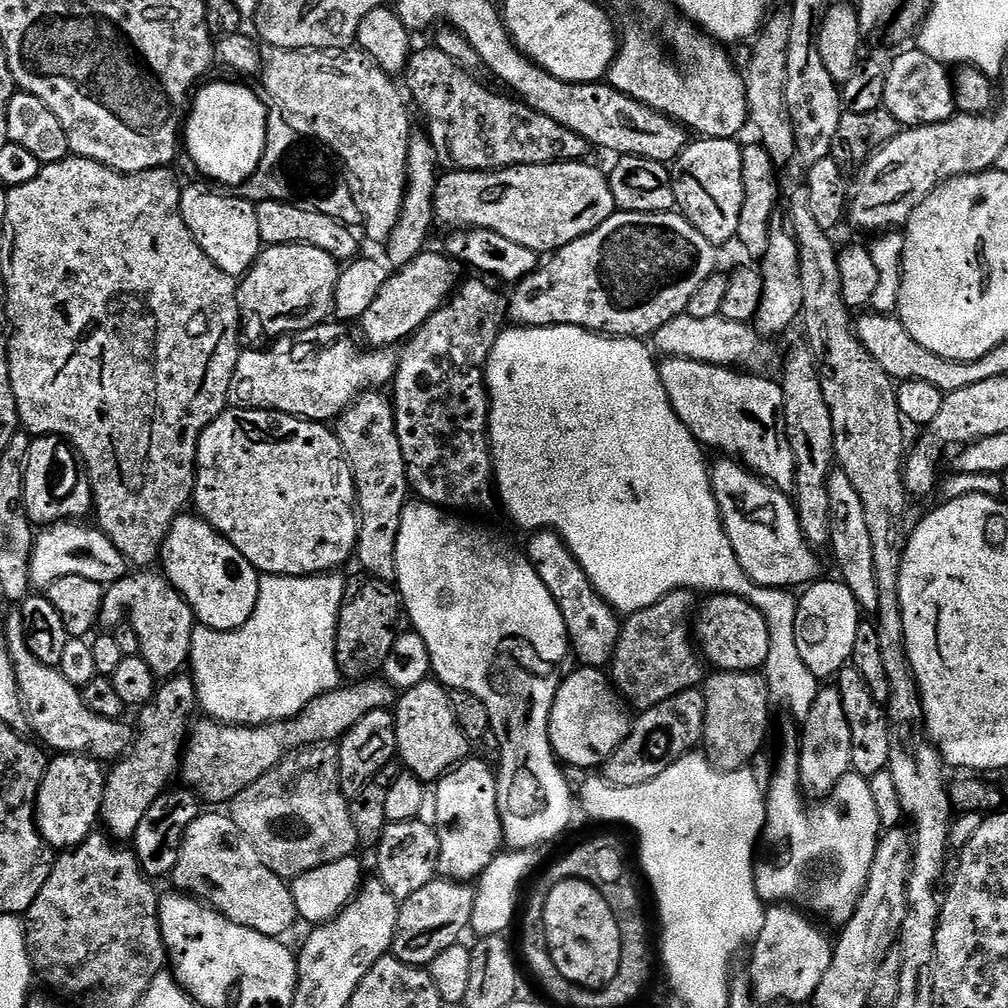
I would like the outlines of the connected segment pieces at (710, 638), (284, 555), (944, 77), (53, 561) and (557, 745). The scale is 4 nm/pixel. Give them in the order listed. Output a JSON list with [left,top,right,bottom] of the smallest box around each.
[[696,594,771,672],[194,406,362,574],[882,48,954,125],[29,520,123,588],[548,664,632,768]]

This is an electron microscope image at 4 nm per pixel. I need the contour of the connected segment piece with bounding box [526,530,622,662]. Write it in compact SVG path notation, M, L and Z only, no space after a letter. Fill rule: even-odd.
M536 530L531 533L532 541L526 545L528 559L532 561L532 565L538 570L538 574L546 582L548 588L552 592L553 598L560 603L568 621L568 635L573 641L584 640L584 656L588 662L602 662L613 655L614 649L620 643L622 635L621 617L616 617L616 612L599 596L597 585L590 579L587 571L582 567L576 558L576 553L564 543L563 536L555 530Z

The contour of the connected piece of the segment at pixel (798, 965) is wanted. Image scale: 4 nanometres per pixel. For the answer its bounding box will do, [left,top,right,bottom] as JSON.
[751,908,833,1002]

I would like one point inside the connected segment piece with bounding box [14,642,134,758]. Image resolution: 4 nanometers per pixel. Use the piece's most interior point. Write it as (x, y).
(59, 709)

